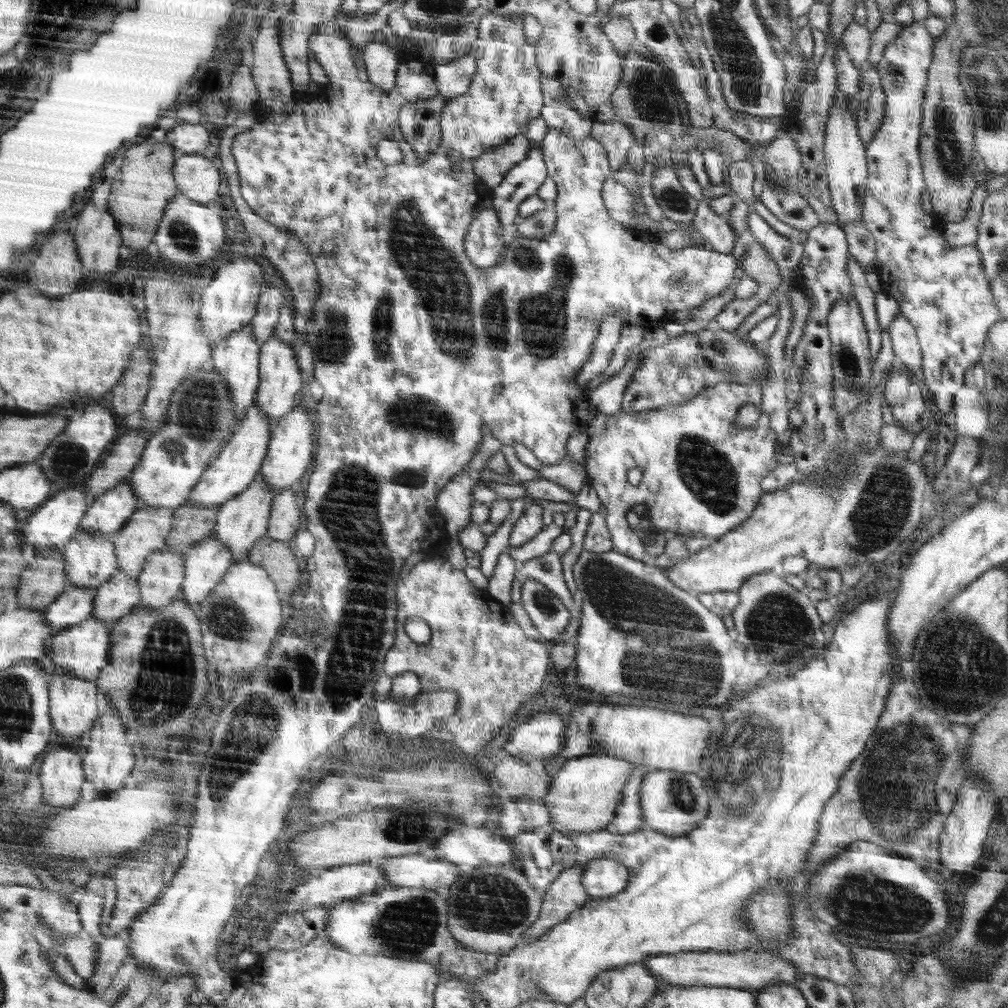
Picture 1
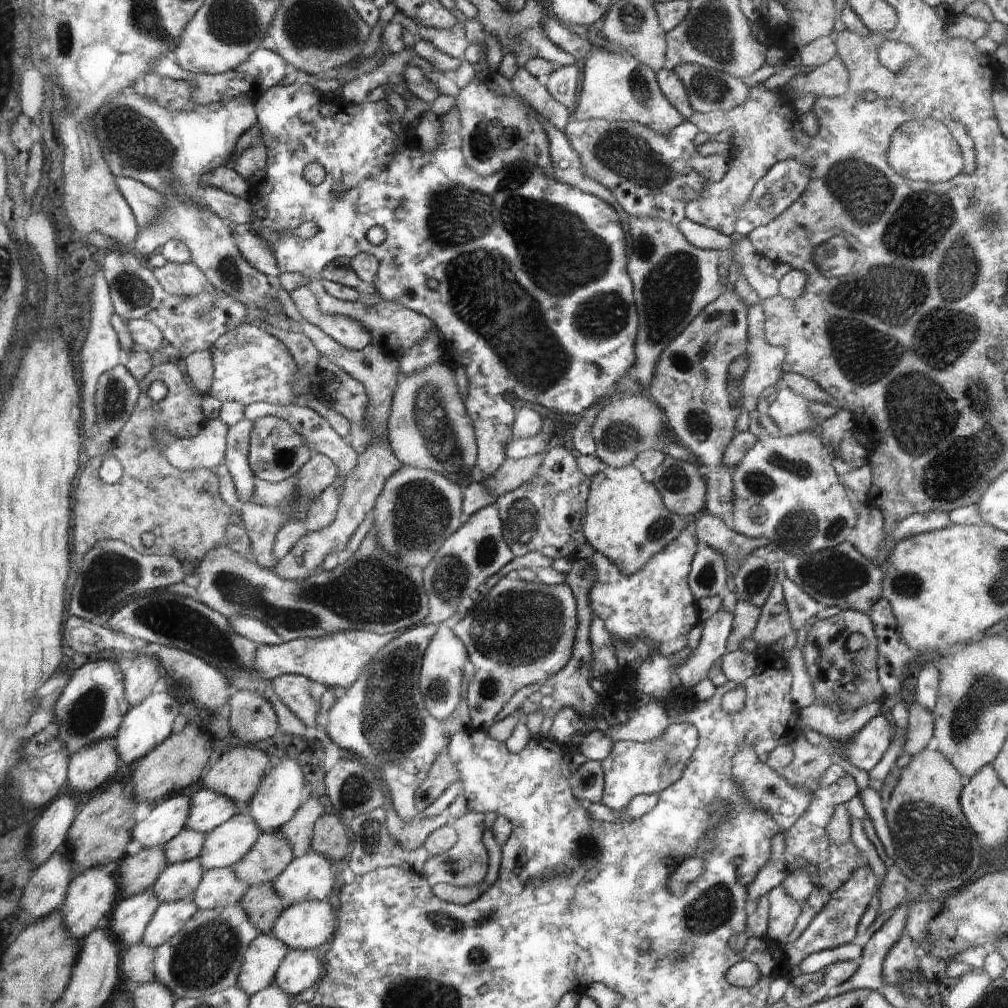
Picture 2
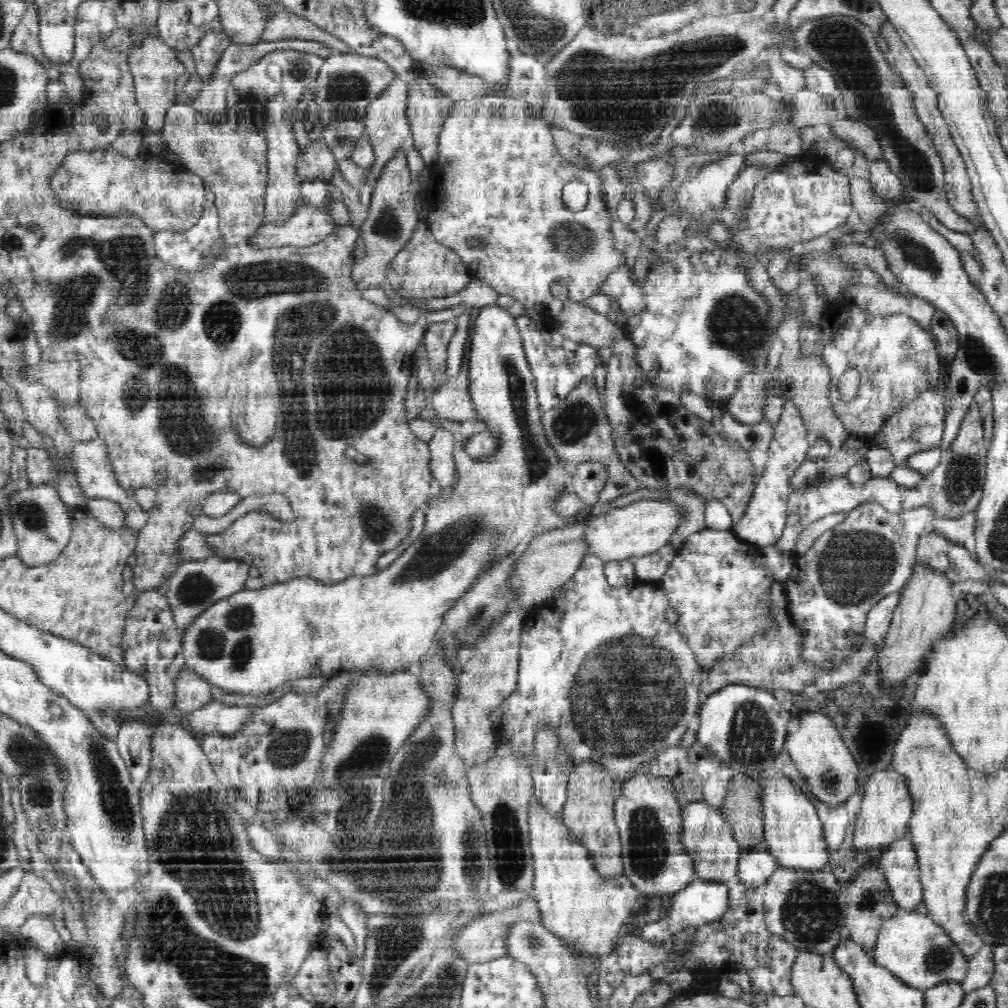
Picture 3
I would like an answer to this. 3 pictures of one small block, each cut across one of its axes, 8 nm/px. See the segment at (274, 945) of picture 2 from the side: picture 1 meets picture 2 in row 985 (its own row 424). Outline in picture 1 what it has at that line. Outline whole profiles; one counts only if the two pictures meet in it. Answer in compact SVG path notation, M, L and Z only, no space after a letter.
M254 401L246 411L244 419L236 424L232 440L221 452L221 456L213 462L197 488L194 488L193 496L186 506L206 506L207 508L223 506L233 500L239 492L245 491L250 483L260 476L262 464L265 463L265 457L269 452L271 434L266 413L258 407L258 402Z

